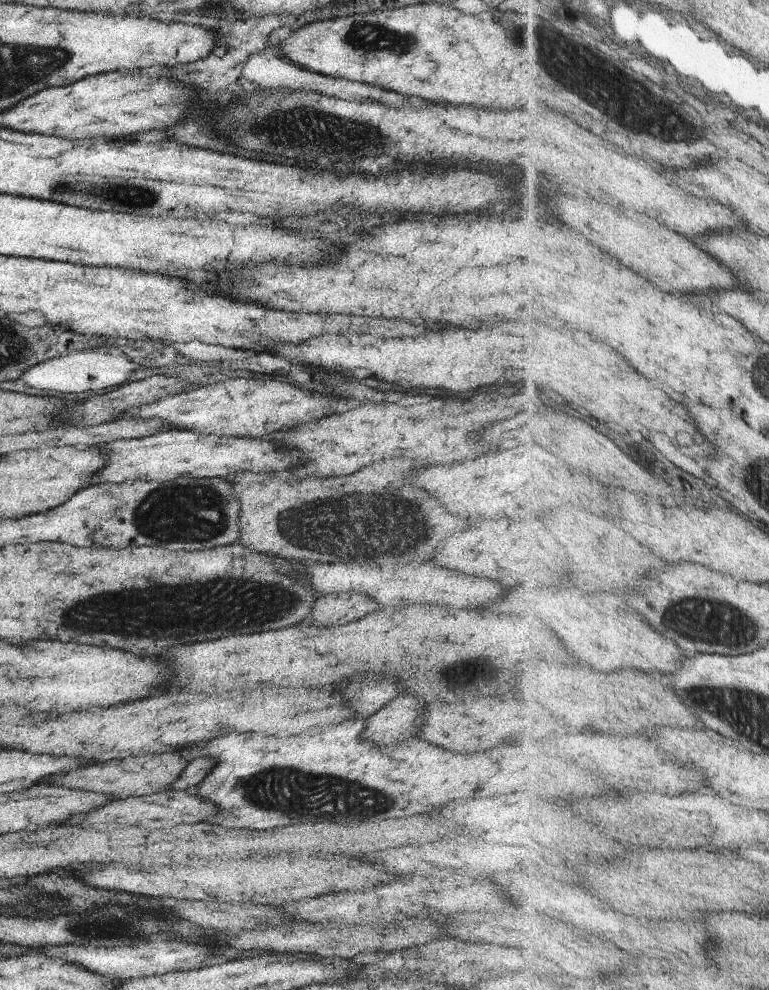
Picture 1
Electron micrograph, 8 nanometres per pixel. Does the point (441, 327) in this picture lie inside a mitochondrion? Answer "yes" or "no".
no

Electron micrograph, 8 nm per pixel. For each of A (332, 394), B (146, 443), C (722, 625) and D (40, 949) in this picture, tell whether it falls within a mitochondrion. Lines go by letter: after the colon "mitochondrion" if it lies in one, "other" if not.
A: other
B: other
C: mitochondrion
D: other

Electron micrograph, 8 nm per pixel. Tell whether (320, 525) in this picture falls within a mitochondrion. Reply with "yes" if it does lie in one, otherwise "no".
yes

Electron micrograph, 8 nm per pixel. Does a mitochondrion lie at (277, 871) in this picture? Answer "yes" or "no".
no

